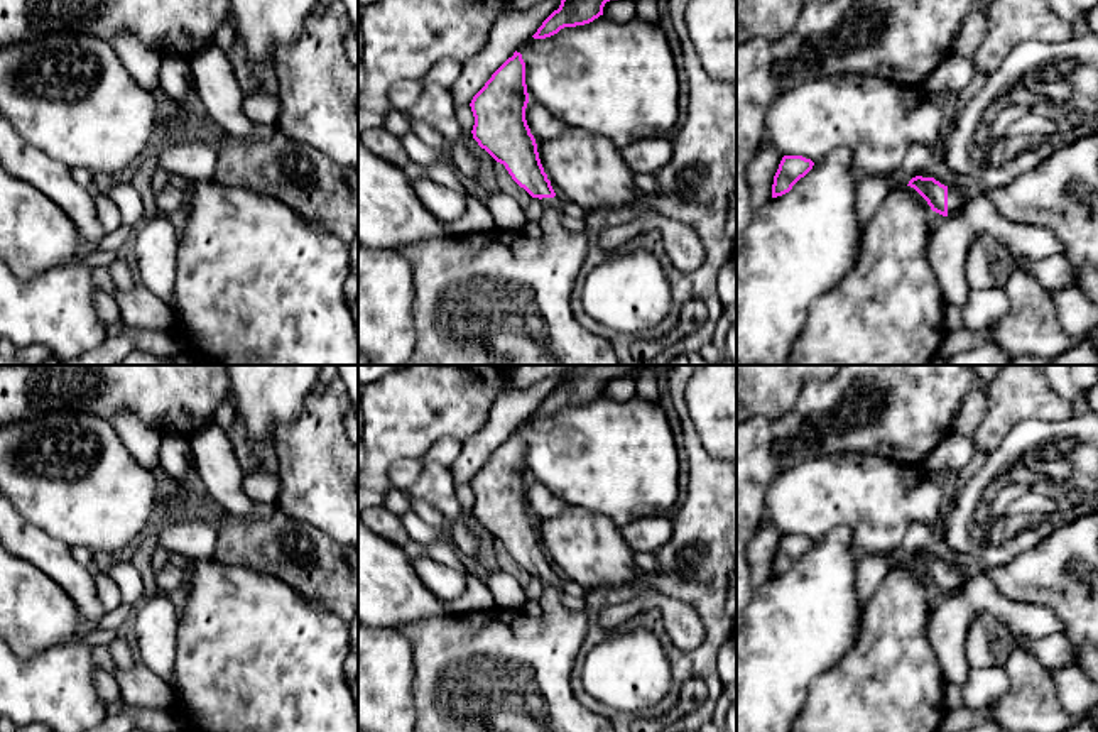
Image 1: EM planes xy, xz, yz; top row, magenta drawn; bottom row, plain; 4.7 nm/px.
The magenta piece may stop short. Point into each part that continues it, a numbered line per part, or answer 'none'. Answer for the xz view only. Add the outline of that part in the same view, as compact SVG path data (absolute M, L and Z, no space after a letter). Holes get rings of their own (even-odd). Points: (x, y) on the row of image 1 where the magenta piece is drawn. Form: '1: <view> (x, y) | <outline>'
1: xz (490, 298) | M542 198L541 238L493 228L399 247L412 267L414 353L404 365L622 365L612 341L588 331L573 311L573 287L588 255L588 237L561 225L563 198Z

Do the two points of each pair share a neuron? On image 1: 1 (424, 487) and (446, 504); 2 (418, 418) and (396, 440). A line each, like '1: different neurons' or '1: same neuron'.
1: same neuron
2: same neuron

